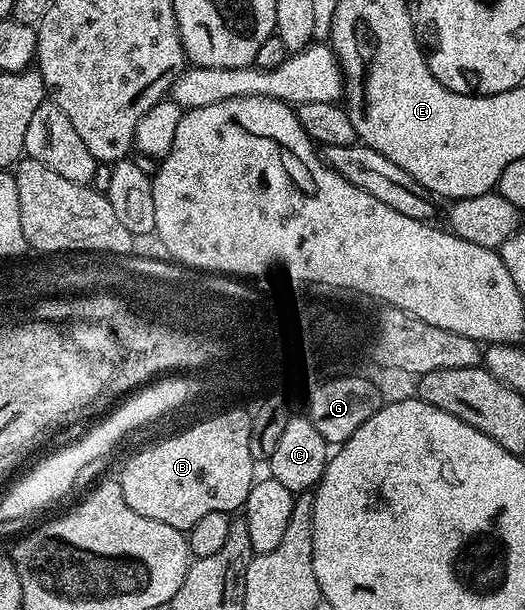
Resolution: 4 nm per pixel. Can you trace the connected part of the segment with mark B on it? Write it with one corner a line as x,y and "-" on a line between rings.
231,406
211,415
208,420
128,458
117,479
125,502
137,514
145,514
153,522
165,522
165,526
189,530
205,514
235,514
246,505
249,490
257,479
257,462
249,450
251,413

